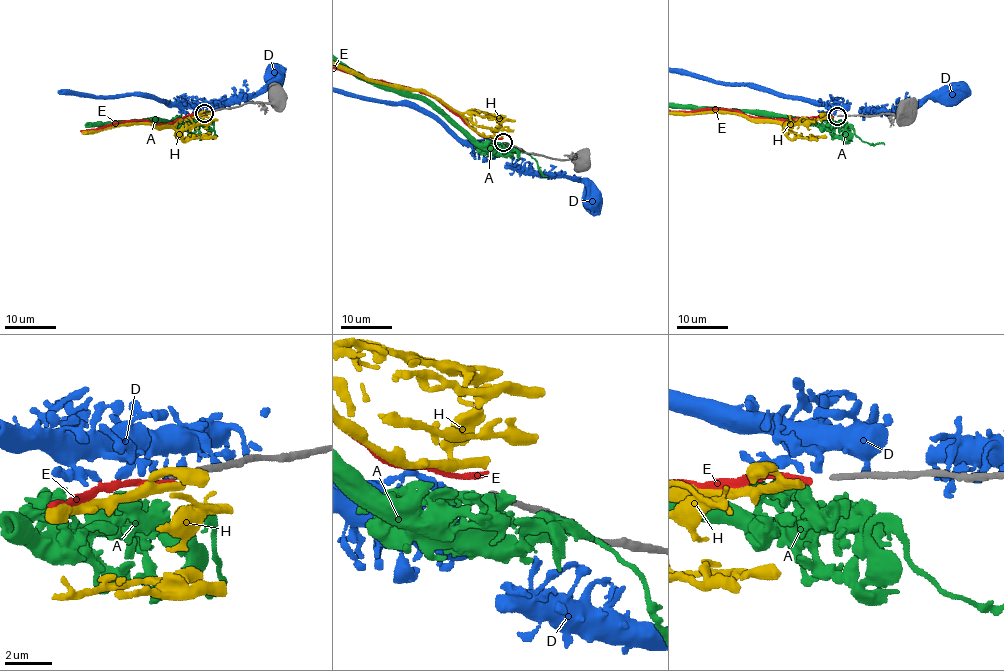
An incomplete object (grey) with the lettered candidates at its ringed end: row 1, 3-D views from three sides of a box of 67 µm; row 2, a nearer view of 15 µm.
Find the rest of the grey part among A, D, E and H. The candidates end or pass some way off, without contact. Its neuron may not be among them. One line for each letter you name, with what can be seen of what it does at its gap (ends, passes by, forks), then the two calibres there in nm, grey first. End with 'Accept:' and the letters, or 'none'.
E: it ends there; 240 nm thick on the grey side, 280 nm on the other
Accept: E

